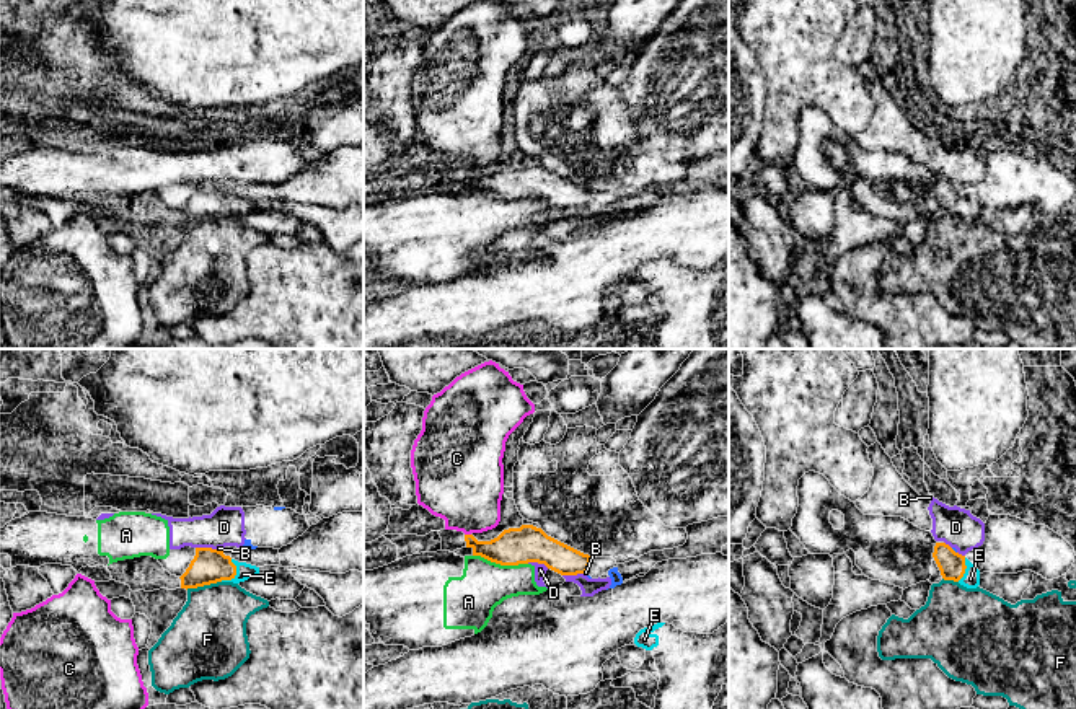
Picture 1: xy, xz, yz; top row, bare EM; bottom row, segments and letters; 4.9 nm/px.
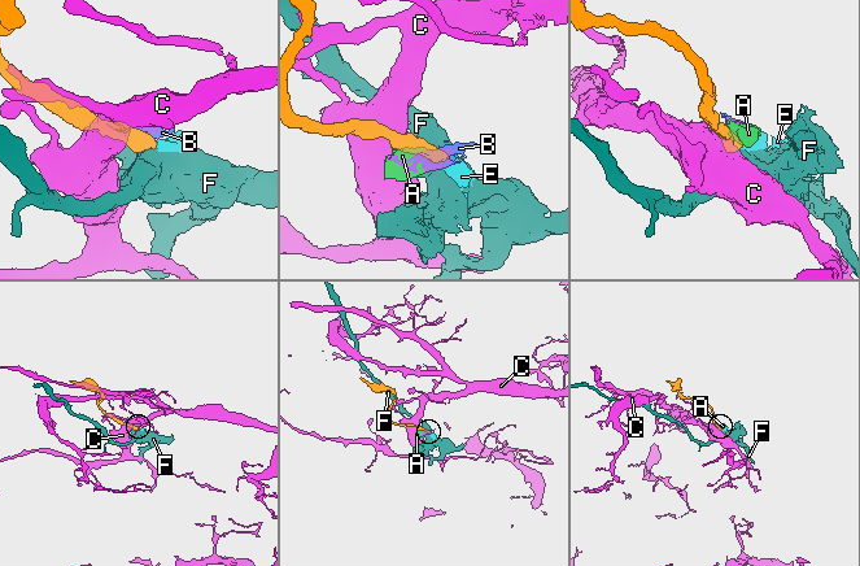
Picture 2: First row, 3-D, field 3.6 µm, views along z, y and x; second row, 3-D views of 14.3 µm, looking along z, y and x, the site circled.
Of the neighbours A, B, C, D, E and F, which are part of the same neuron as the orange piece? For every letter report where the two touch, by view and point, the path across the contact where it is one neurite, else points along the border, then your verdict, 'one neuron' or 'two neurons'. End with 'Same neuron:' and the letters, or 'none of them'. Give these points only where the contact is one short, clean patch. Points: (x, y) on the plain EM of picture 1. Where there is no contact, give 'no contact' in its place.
A: xz (501, 199) | along xz (473, 189), (501, 199), (527, 199) | two neurons
B: xy (220, 186) | along xy (217, 184), (222, 186) | two neurons
C: xz (468, 170) | along xz (465, 168), (470, 170) | two neurons
D: xy (207, 183) | along xy (196, 181), (217, 184) | two neurons
E: xy (235, 209) | across xy (209, 201), (229, 204), (235, 209), (245, 206) | one neuron
F: xy (202, 220) | along xy (220, 215), (186, 224) | two neurons
Same neuron: E

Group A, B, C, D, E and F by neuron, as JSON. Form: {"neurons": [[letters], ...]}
{"neurons": [["A", "B", "D"], ["C"], ["E"], ["F"]]}

